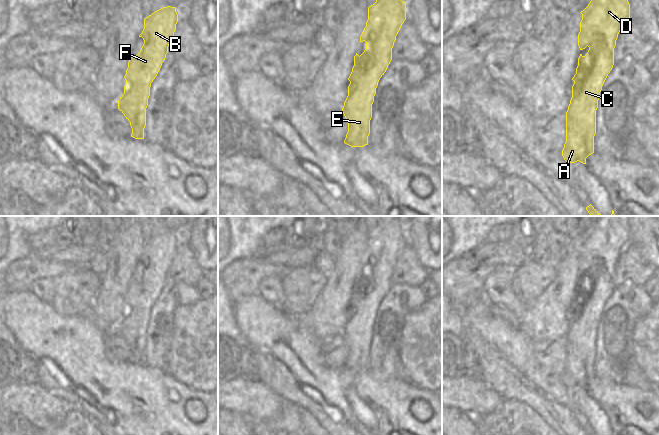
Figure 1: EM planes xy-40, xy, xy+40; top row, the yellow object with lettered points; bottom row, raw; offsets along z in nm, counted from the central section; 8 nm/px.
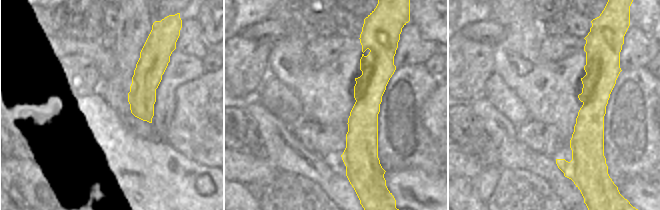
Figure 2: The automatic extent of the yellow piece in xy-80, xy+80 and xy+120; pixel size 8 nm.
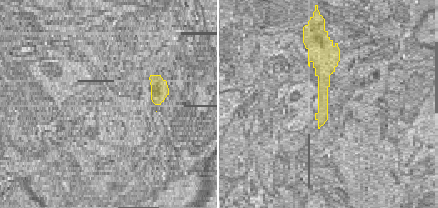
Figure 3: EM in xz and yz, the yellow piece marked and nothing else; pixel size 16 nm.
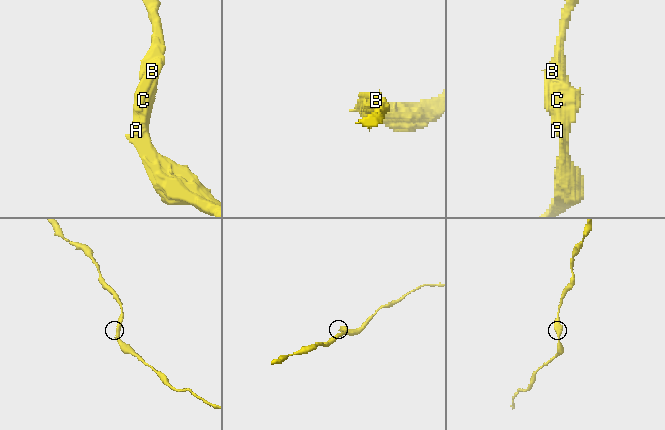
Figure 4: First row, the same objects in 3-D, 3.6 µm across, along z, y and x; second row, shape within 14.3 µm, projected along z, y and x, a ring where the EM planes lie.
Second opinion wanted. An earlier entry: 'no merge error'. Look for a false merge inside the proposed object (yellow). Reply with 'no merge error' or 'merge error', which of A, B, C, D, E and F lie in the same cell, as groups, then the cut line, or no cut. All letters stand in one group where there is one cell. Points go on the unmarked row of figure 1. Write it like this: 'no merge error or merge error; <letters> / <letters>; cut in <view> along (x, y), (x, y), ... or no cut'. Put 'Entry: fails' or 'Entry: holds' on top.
Entry: holds
no merge error; A B C D E F; no cut

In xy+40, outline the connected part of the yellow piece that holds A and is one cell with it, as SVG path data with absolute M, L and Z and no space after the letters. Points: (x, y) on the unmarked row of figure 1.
M595 216L588 230L581 235L580 256L578 258L578 270L580 274L587 270L589 274L585 280L580 278L576 298L572 302L572 322L566 336L566 366L562 374L562 380L567 387L577 385L586 388L586 382L594 377L594 360L596 358L596 334L602 310L614 289L614 272L618 258L624 248L630 243L630 228L628 220L630 216Z

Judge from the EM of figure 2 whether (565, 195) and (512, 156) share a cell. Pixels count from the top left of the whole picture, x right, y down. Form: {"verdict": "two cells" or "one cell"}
{"verdict": "one cell"}

